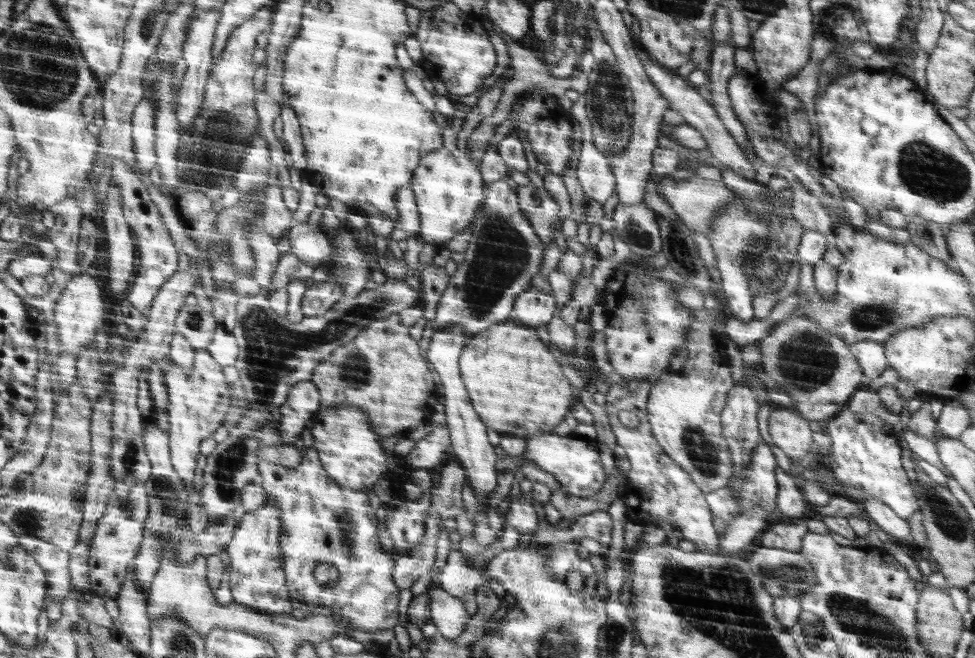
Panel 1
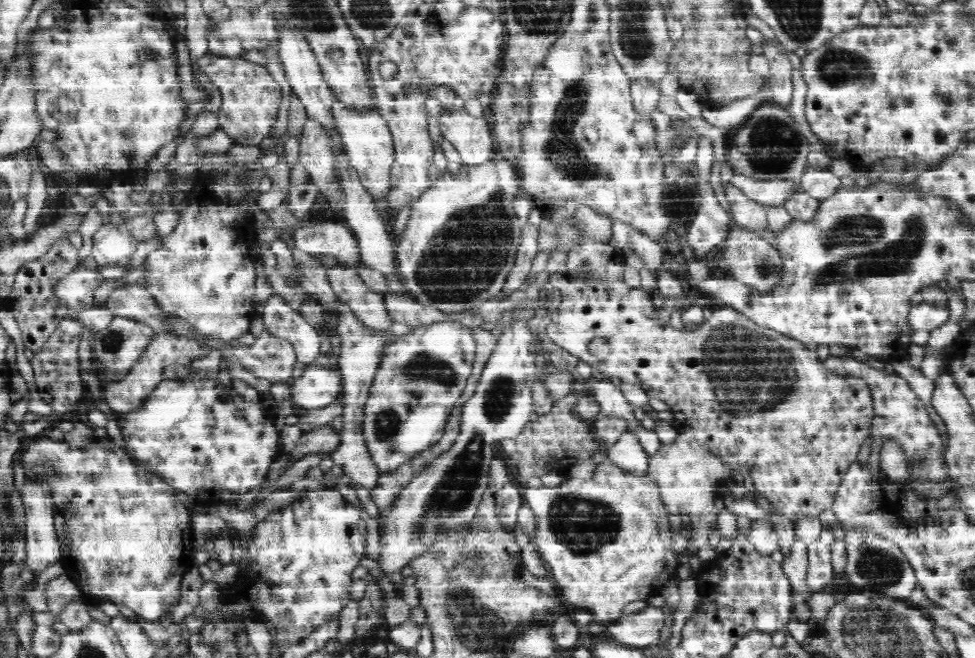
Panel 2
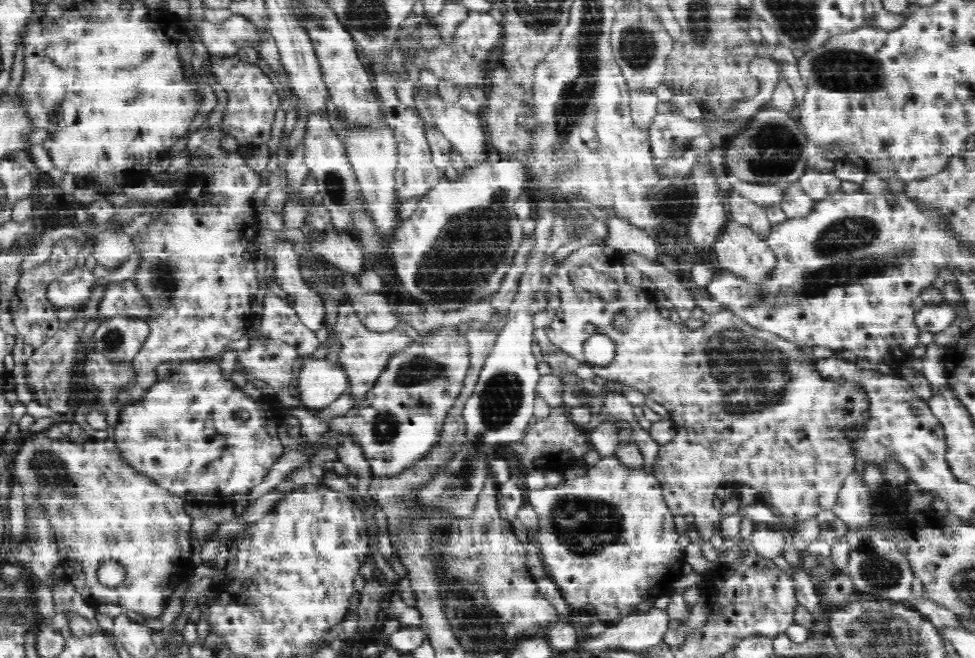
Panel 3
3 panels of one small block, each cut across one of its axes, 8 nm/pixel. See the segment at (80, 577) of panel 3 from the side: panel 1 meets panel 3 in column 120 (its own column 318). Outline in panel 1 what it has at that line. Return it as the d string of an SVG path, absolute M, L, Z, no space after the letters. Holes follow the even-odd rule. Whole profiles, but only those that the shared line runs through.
M313 446L303 454L296 468L284 468L262 460L260 473L261 485L268 499L272 498L282 508L281 556L285 560L289 597L308 606L331 608L358 631L374 633L396 626L400 592L393 581L396 562L392 562L391 554L382 552L380 542L376 540L379 518L376 518L376 511L372 512L364 491L340 488L334 480L330 480ZM323 562L338 570L339 582L332 588L318 584L313 577L314 569ZM342 578L354 580L352 586L342 586Z

